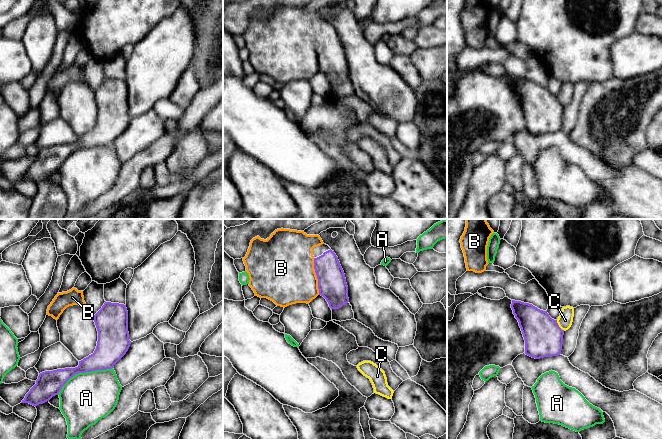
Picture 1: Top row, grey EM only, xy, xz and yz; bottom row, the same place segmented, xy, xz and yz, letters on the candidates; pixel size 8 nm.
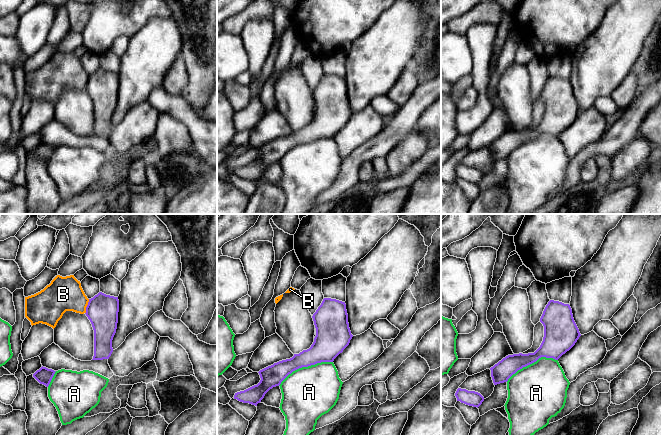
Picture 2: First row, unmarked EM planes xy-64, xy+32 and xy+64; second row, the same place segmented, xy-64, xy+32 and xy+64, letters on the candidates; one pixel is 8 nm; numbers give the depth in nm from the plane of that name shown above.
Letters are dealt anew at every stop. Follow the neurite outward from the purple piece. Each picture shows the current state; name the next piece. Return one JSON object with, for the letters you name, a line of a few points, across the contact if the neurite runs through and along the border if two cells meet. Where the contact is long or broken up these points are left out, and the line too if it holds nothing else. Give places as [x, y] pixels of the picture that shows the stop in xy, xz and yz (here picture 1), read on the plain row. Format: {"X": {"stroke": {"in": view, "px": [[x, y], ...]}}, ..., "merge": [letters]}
{"merge": ["B"]}

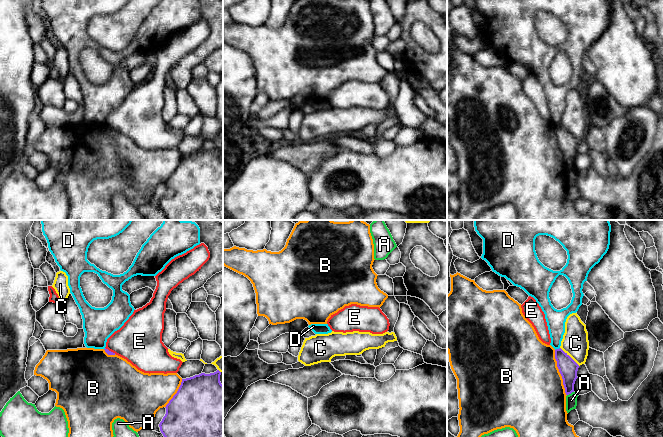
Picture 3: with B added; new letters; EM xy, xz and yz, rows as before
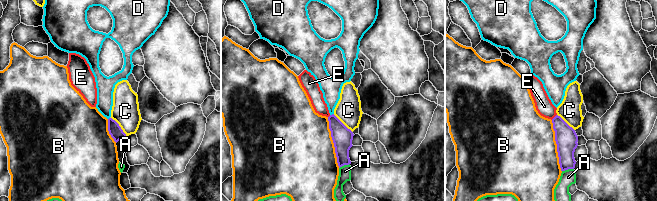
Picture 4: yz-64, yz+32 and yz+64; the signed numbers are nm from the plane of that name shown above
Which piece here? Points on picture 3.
{"merge": []}

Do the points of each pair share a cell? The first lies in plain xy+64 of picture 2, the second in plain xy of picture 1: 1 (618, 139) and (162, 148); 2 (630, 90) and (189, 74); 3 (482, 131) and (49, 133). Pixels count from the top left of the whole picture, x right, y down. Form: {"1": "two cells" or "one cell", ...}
{"1": "one cell", "2": "one cell", "3": "one cell"}

